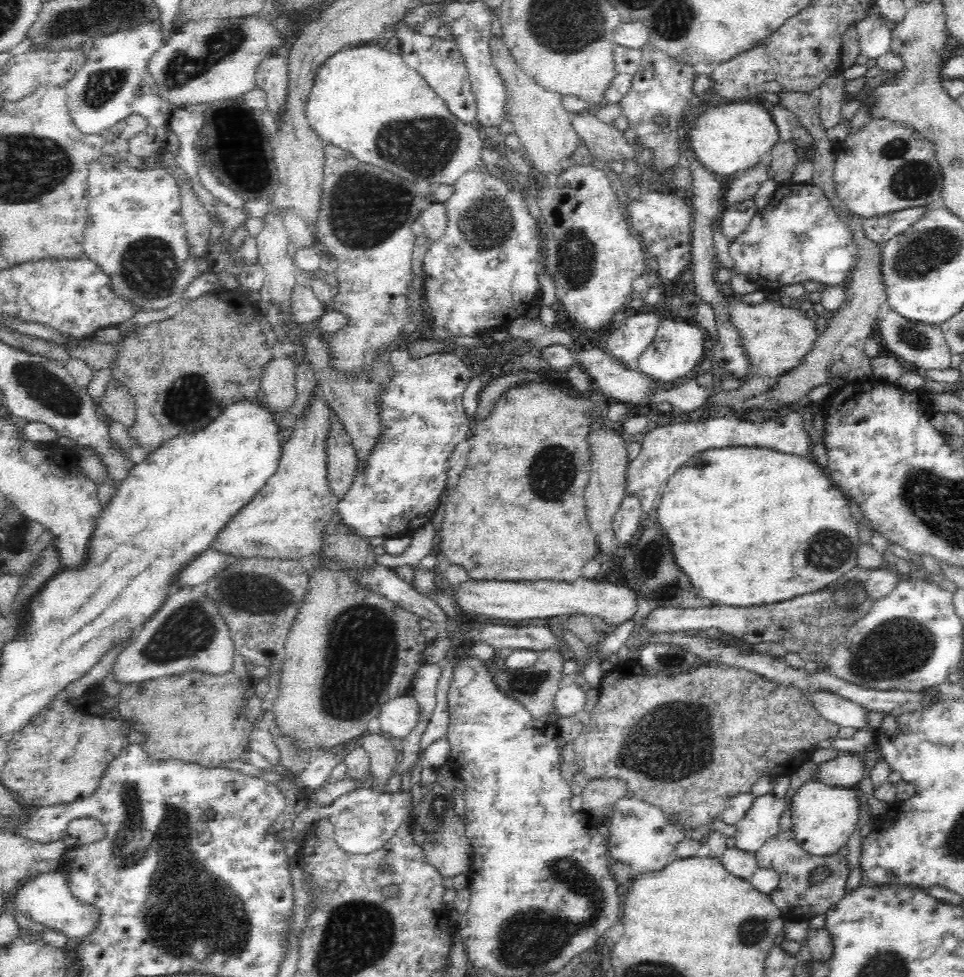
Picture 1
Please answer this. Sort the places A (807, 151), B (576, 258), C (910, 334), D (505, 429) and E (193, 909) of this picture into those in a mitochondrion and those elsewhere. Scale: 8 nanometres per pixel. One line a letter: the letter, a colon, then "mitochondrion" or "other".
A: other
B: mitochondrion
C: mitochondrion
D: other
E: mitochondrion

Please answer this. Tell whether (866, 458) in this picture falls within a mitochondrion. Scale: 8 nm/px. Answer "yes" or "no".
no

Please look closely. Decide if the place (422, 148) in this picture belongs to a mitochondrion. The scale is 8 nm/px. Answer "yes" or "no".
yes

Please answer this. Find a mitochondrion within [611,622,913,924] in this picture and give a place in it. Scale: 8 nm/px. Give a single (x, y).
(673, 743)

